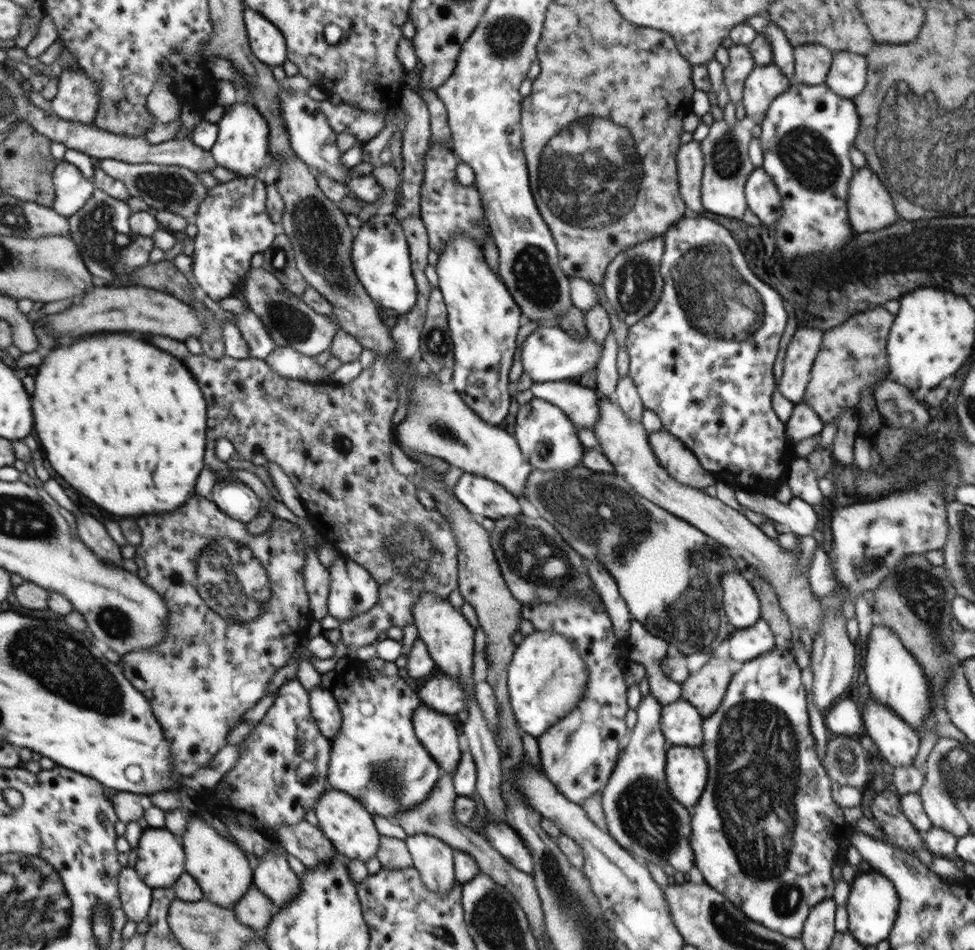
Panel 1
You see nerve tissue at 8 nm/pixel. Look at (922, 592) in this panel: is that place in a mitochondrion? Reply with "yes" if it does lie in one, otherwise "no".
yes

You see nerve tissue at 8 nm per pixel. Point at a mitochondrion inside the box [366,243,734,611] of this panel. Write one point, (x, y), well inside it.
(594, 511)

